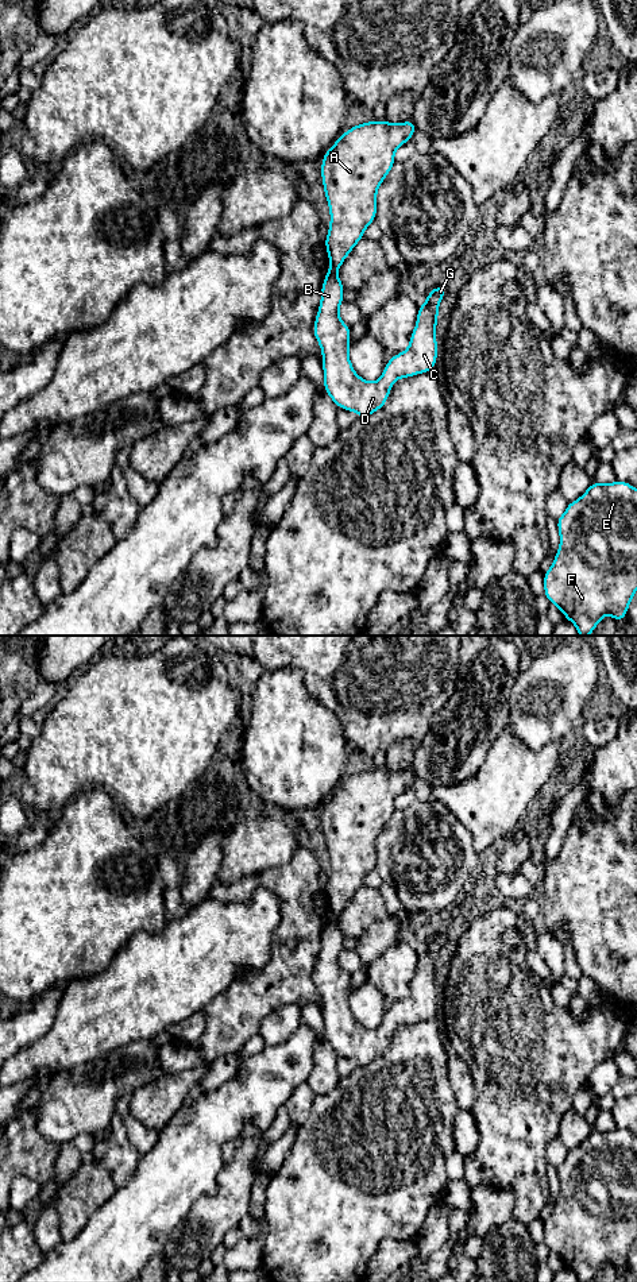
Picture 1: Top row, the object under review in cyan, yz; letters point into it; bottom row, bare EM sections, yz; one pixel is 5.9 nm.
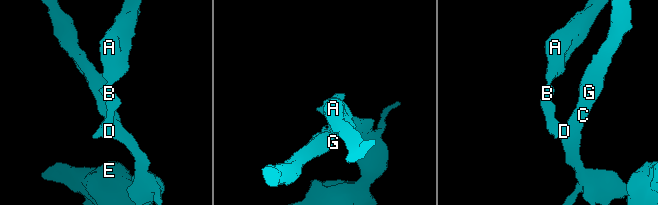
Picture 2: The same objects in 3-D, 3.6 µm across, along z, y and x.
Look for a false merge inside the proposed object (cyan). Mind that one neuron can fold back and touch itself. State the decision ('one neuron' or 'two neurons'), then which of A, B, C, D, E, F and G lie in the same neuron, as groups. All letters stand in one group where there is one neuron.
two neurons; A / B C D E F G

